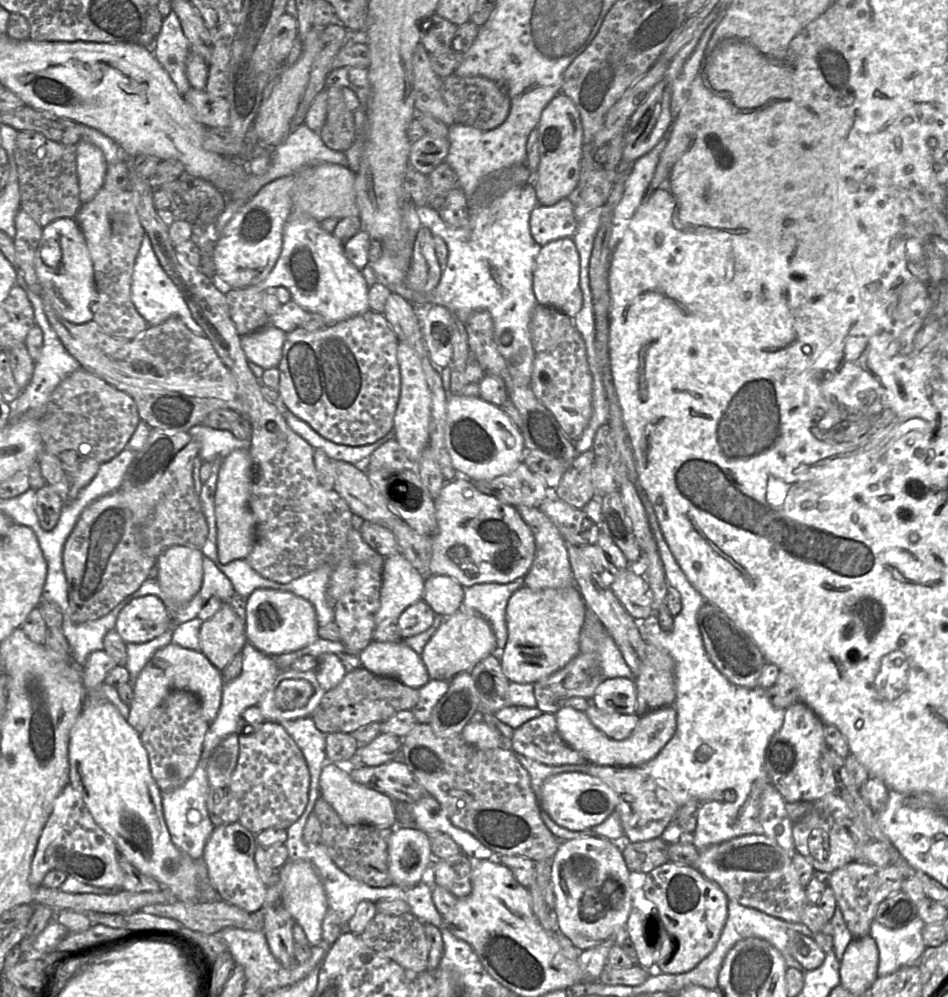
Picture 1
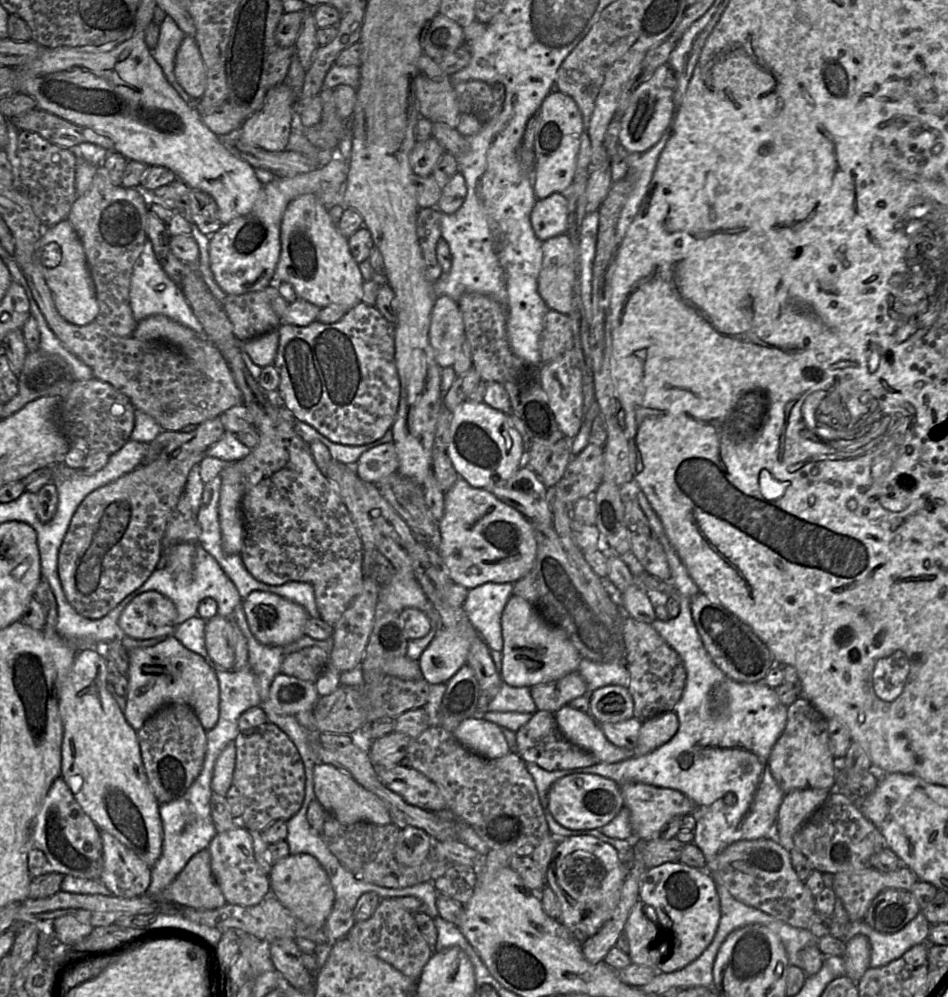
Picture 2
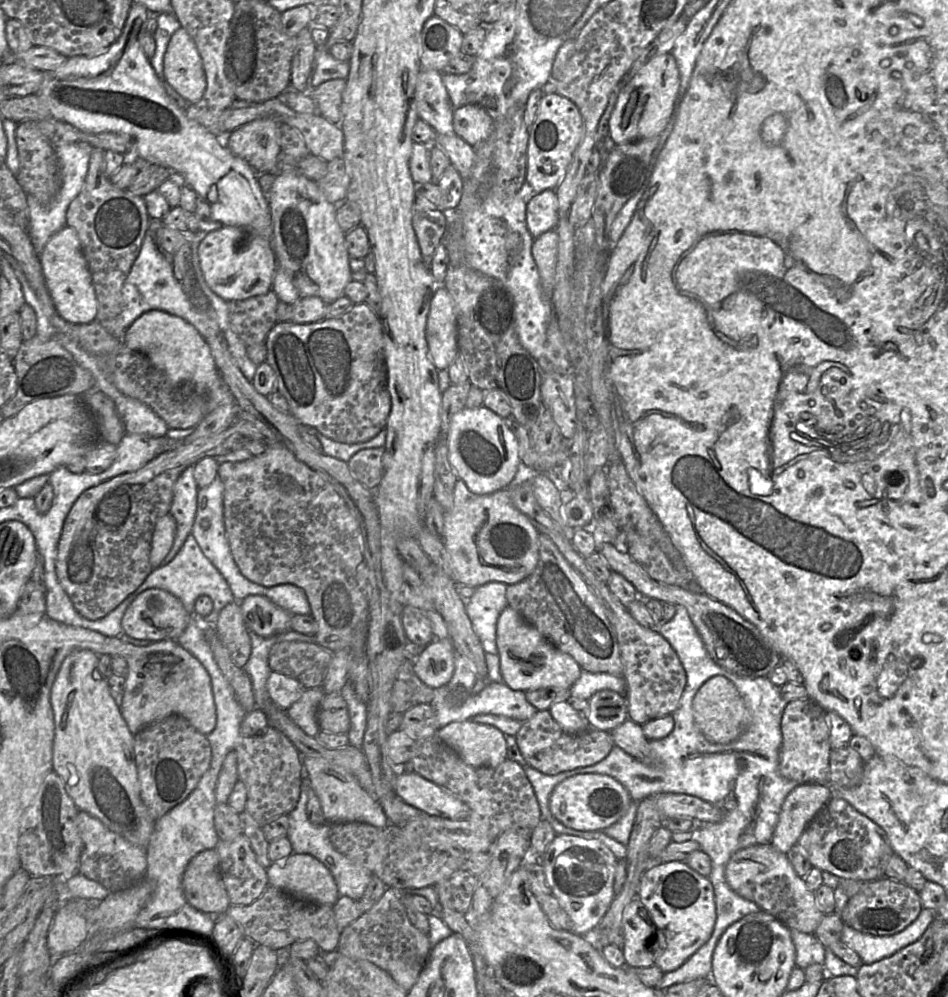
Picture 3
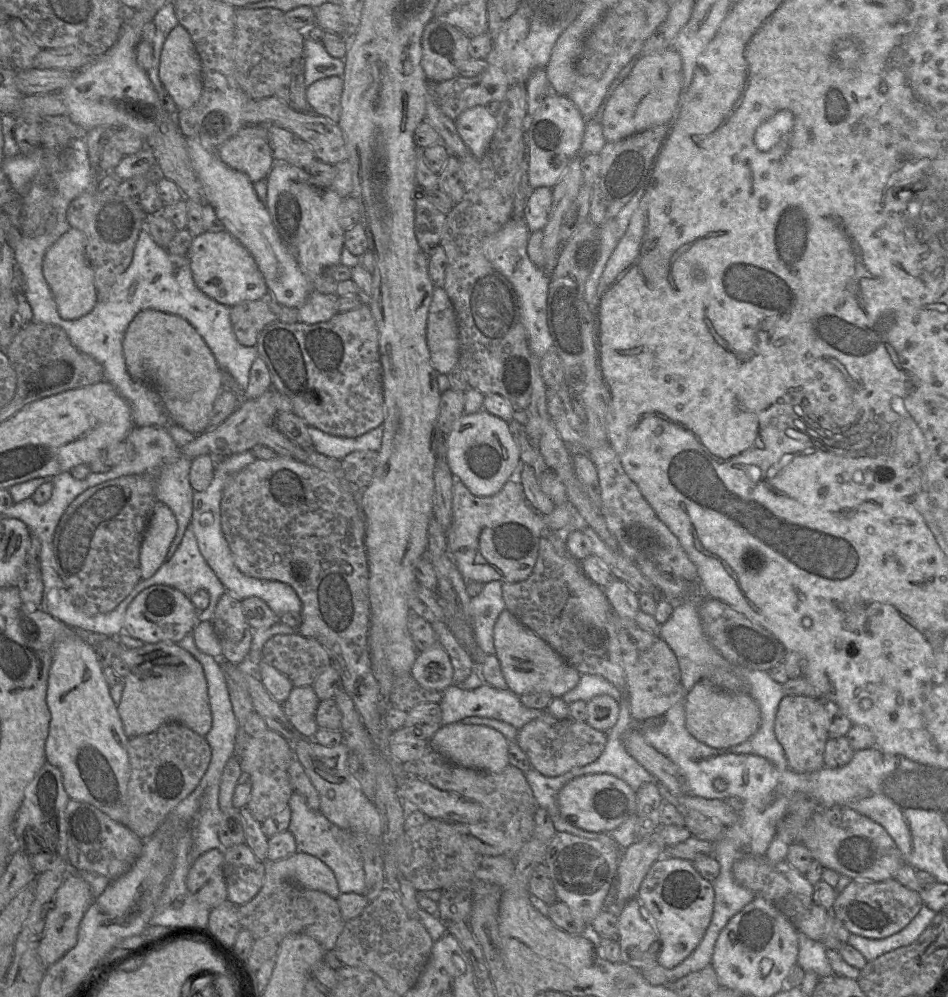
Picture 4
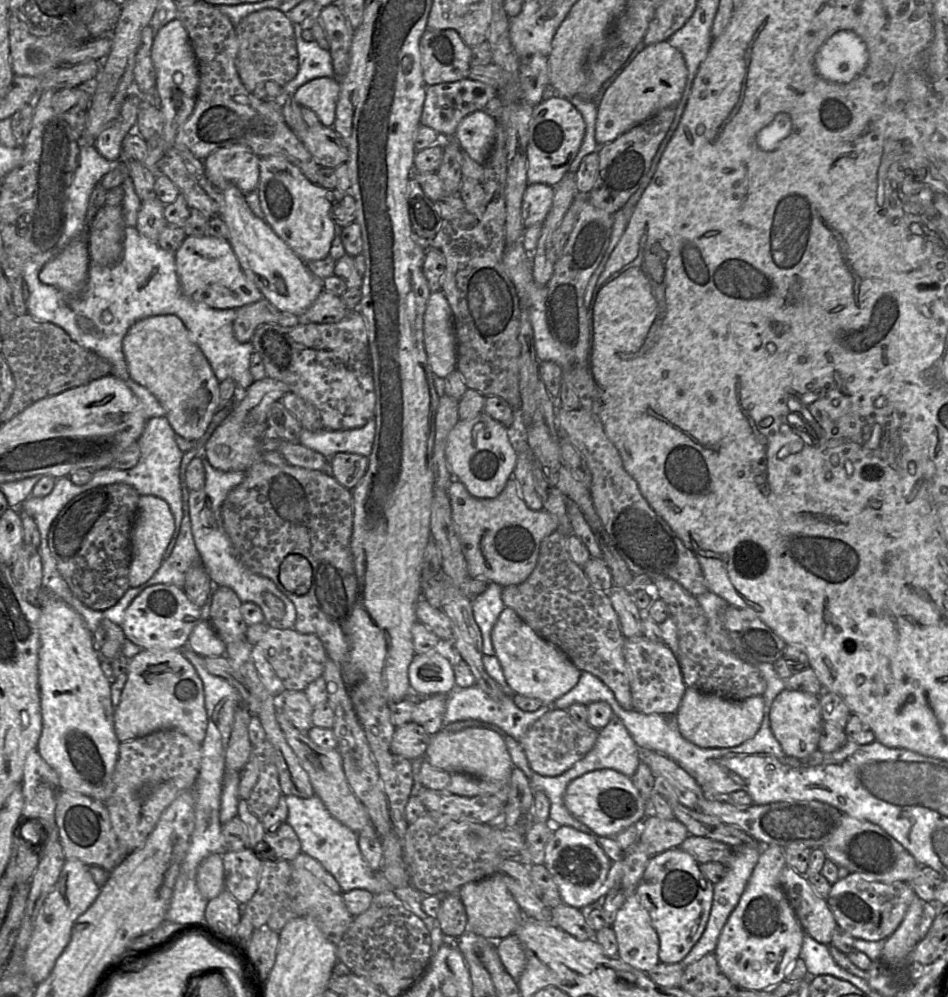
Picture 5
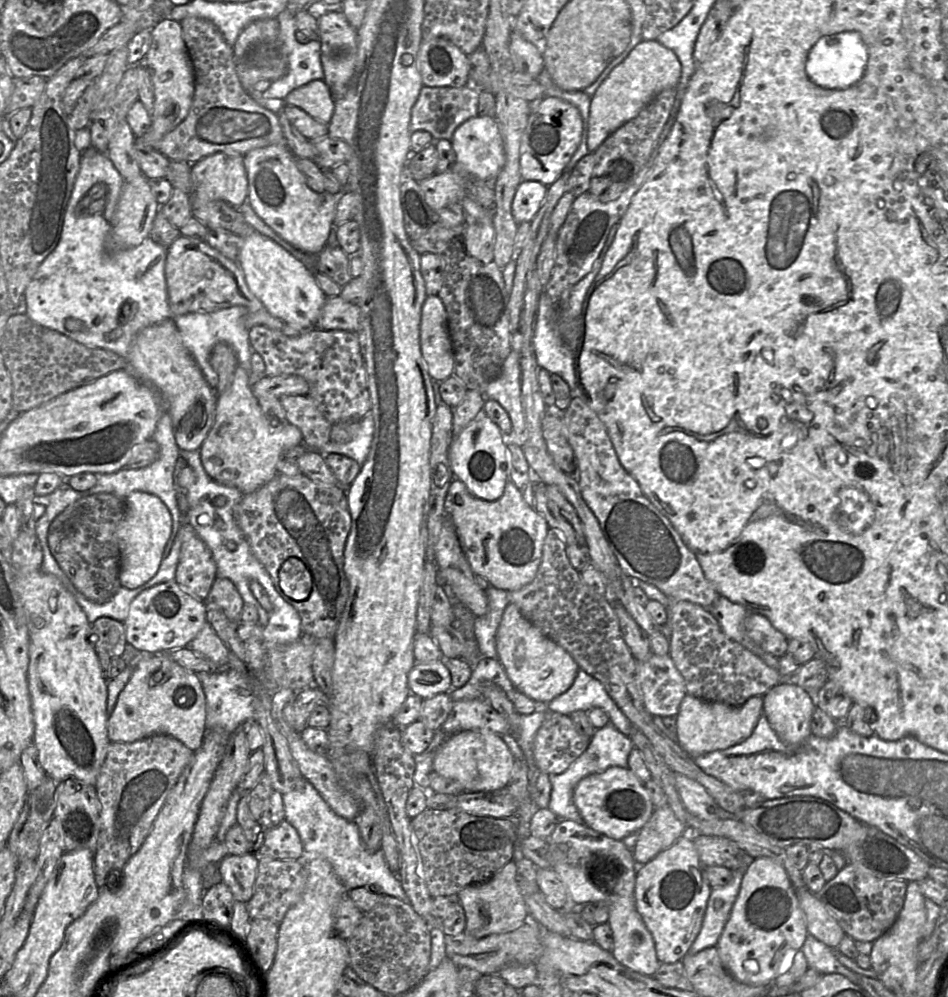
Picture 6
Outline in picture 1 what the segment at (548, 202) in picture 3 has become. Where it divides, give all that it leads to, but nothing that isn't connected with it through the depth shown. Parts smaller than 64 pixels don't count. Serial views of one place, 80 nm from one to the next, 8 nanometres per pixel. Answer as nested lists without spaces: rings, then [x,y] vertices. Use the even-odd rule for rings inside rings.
[[[568,198],[551,206],[538,204],[530,215],[531,235],[540,246],[560,238],[573,237],[577,227],[573,204]]]

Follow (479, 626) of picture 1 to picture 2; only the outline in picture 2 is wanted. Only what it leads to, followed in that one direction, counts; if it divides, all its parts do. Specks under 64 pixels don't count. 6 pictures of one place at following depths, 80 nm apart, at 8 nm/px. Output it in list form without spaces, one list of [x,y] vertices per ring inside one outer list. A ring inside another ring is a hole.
[[[440,626],[417,660],[429,684],[447,683],[467,663],[470,642],[458,631]]]

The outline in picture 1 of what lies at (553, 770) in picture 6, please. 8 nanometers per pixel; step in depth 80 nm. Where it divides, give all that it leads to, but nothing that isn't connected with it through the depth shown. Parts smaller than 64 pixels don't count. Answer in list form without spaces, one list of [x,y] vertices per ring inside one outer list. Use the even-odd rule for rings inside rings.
[[[543,713],[513,731],[510,749],[539,763],[559,766],[582,765],[585,758],[560,736],[555,715]]]

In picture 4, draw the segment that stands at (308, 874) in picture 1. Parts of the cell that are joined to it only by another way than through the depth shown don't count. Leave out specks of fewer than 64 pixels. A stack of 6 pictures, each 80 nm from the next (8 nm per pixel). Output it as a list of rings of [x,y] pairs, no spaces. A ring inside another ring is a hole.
[[[296,852],[284,859],[266,863],[266,872],[337,899],[339,887],[332,870],[310,854]]]

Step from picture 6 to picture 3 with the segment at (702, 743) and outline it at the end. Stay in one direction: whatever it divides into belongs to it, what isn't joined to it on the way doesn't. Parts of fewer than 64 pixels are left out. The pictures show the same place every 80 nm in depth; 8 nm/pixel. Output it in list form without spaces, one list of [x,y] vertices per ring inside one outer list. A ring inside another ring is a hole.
[[[724,676],[706,680],[696,692],[693,703],[693,719],[696,727],[711,743],[728,744],[735,741],[751,722],[751,713],[735,685]]]

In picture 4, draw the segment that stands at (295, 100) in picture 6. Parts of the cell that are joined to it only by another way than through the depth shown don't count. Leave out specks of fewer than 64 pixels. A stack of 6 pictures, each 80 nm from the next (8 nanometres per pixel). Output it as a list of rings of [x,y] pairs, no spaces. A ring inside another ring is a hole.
[[[331,76],[306,88],[306,100],[313,113],[338,123],[341,113],[343,77]]]

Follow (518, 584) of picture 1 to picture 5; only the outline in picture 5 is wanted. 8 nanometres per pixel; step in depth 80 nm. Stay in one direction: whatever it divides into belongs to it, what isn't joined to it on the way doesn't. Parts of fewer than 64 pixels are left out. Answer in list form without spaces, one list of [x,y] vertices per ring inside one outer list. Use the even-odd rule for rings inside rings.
[[[490,582],[482,594],[472,598],[473,616],[482,636],[483,655],[495,655],[491,632],[505,607],[502,589],[503,587],[499,584]]]

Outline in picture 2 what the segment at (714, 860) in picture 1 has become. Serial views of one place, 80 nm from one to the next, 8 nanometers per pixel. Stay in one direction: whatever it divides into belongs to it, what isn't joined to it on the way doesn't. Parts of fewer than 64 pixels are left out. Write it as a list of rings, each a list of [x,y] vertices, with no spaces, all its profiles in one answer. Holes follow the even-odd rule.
[[[771,837],[736,841],[717,855],[714,870],[738,901],[790,926],[808,929],[816,912],[815,897],[793,868],[789,846],[783,846]]]

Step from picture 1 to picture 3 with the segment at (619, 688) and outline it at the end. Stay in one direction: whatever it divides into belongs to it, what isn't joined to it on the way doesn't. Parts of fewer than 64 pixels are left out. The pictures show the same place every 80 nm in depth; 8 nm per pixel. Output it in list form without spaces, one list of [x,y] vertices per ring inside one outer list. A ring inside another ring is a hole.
[[[604,689],[594,693],[588,702],[588,723],[593,729],[610,732],[628,719],[625,695]]]

